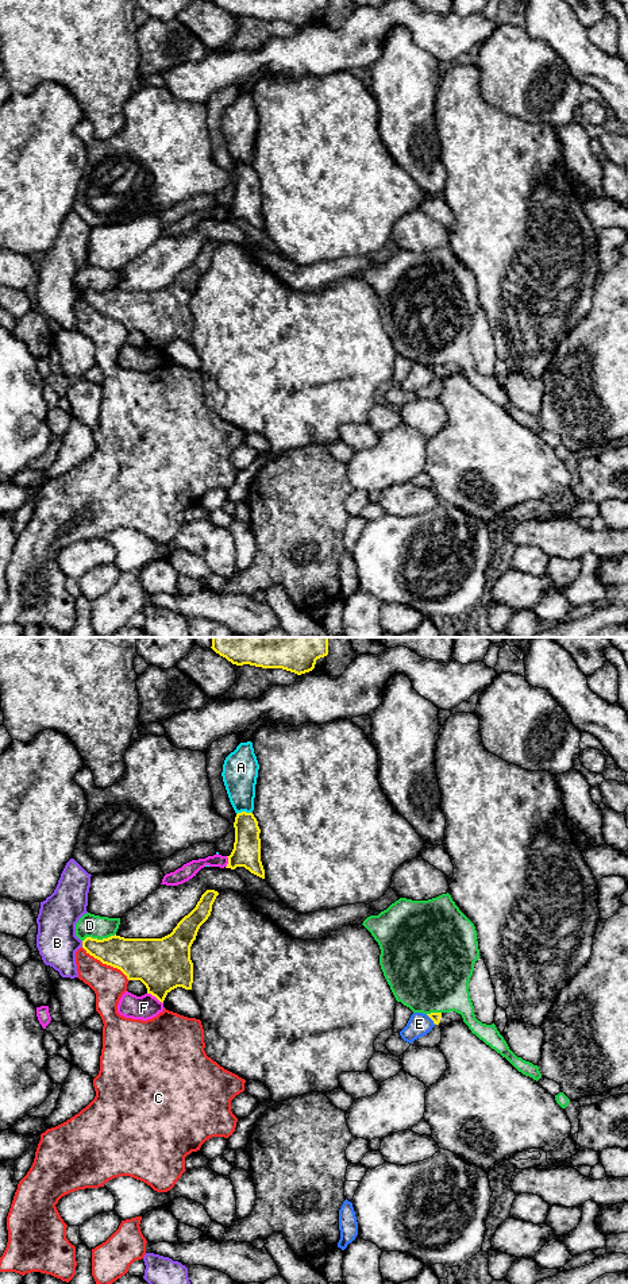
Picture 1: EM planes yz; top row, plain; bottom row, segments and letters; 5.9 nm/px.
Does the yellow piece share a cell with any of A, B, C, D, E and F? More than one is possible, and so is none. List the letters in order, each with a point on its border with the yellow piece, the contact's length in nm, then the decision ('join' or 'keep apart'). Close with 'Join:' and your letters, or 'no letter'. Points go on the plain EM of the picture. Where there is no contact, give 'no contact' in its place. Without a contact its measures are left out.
A: contact yz (243, 164); length 100 nm; keep apart
B: contact yz (83, 296); length 40 nm; keep apart
C: contact yz (107, 316); length 340 nm; keep apart
D: contact yz (99, 292); length 200 nm; keep apart
E: contact yz (431, 370); length 90 nm; keep apart
F: contact yz (155, 349); length 120 nm; keep apart
Join: no letter

